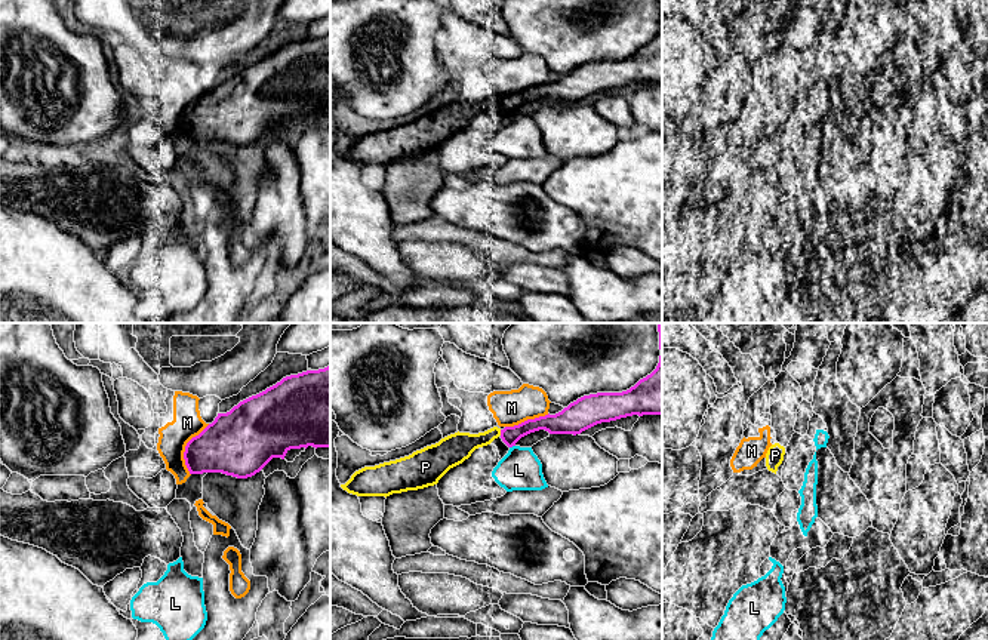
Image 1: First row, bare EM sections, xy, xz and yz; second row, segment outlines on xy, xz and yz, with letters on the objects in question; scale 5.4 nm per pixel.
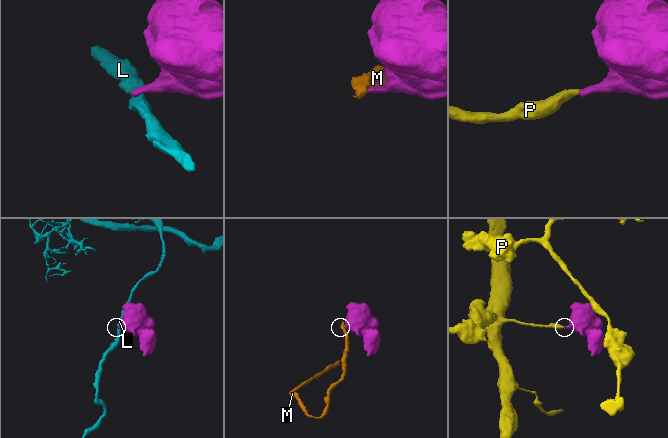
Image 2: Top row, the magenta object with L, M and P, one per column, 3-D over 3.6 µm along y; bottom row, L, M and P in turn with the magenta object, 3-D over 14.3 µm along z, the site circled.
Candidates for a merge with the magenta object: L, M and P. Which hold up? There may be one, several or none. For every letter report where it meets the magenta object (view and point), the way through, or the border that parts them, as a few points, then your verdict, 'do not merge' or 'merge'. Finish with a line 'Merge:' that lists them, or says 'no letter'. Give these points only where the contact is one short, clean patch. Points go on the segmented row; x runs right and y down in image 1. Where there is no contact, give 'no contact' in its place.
L: meets magenta in xz at (511, 446); do not merge
M: meets magenta in xy at (185, 448); border along xy (209, 424), (185, 446), (184, 464), (190, 474); do not merge
P: meets magenta in xz at (501, 433); merge
Merge: P

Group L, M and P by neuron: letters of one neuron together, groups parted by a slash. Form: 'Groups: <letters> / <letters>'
Groups: L / M / P

